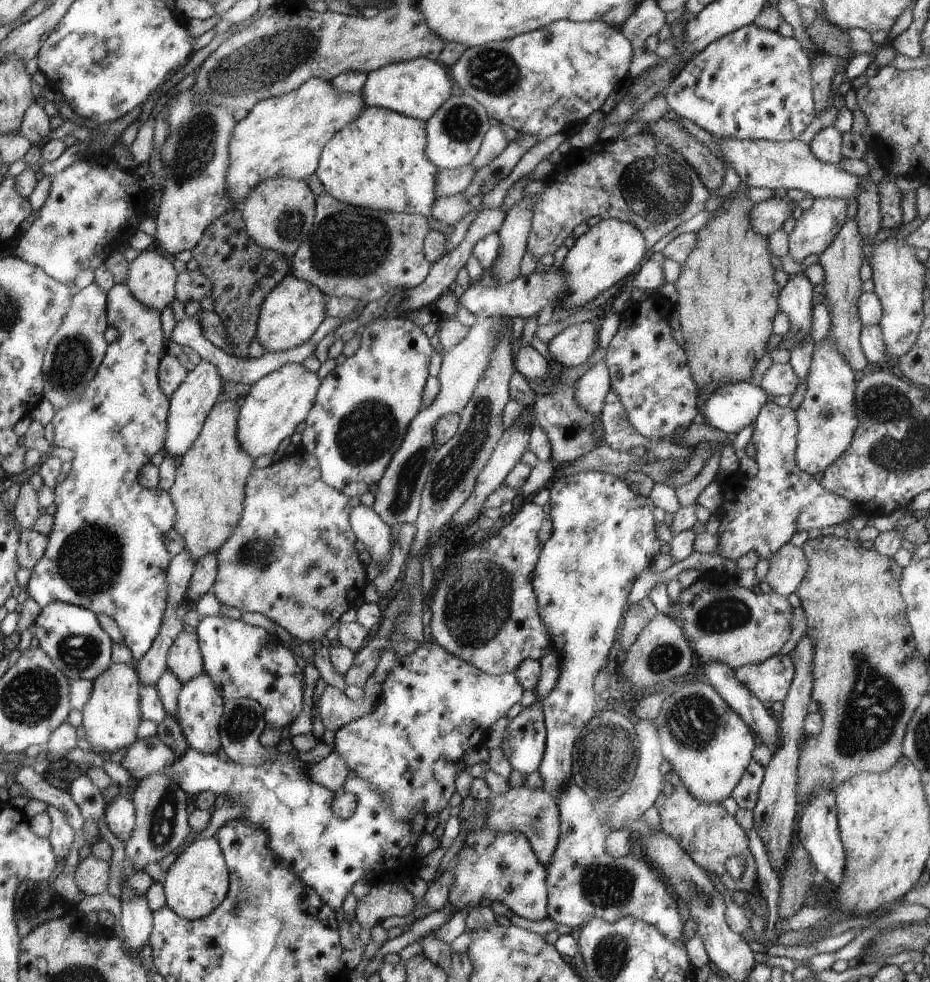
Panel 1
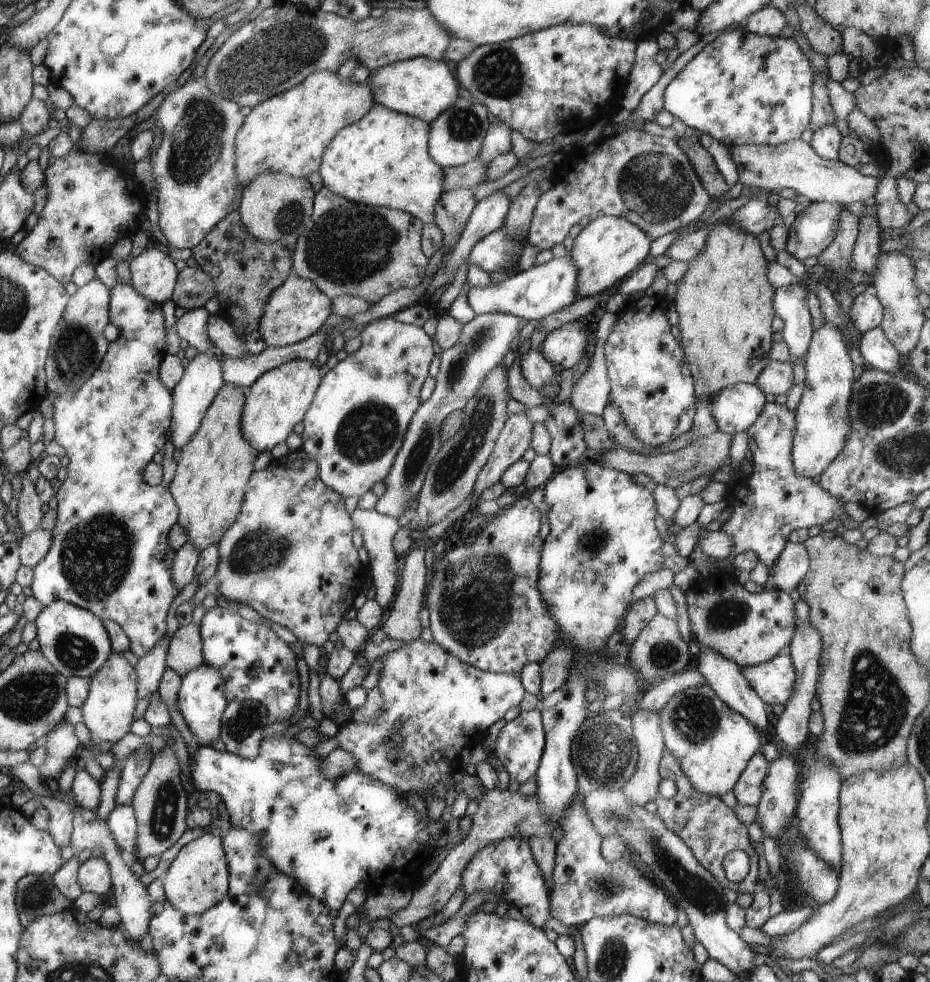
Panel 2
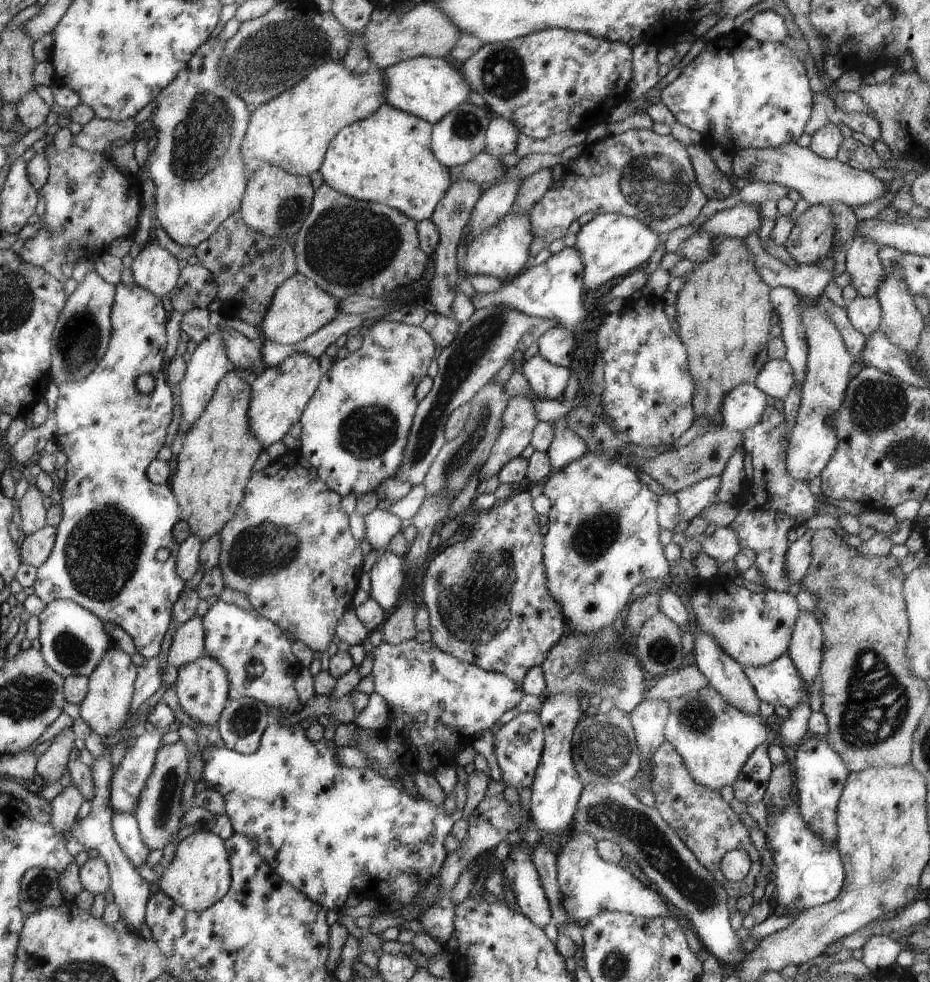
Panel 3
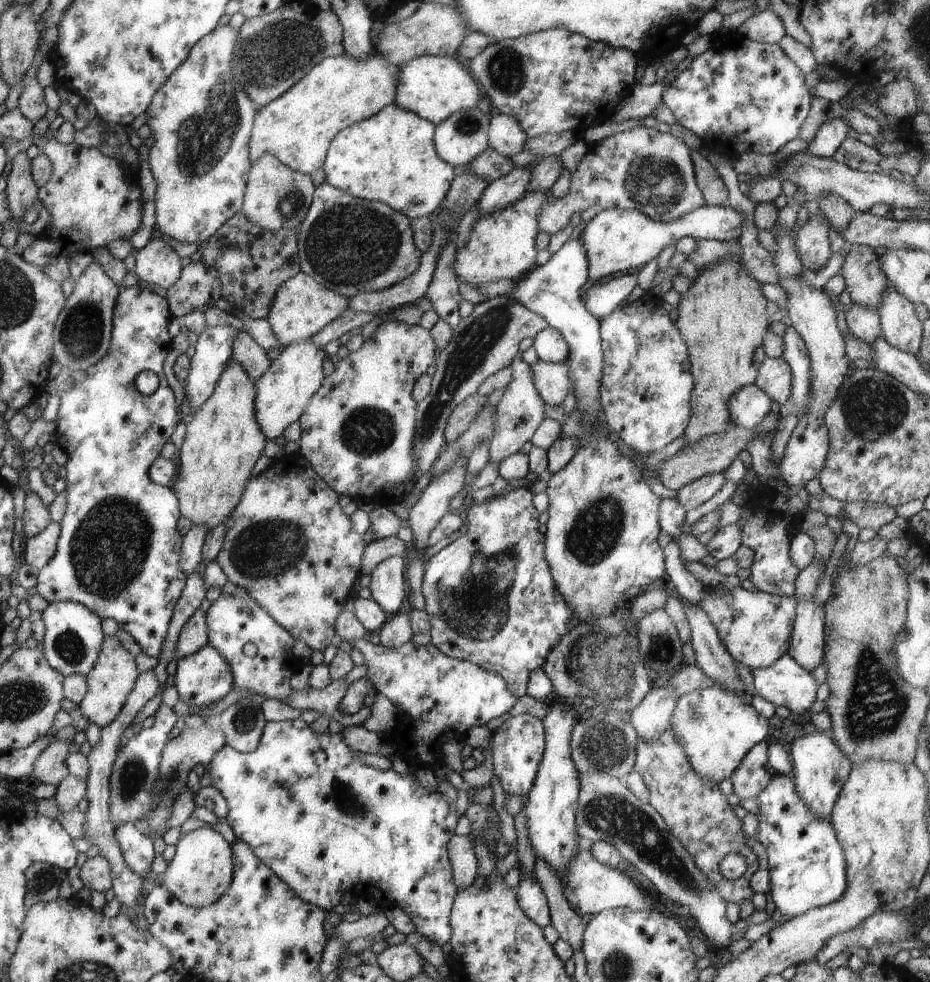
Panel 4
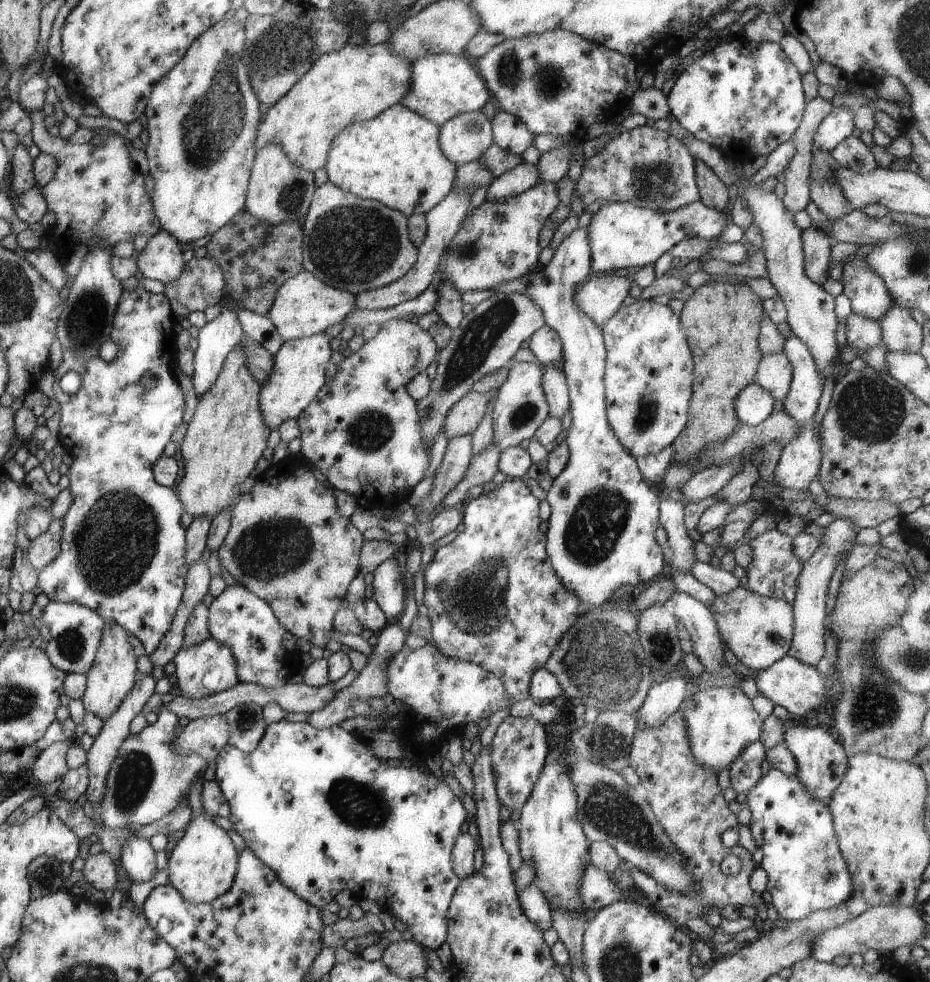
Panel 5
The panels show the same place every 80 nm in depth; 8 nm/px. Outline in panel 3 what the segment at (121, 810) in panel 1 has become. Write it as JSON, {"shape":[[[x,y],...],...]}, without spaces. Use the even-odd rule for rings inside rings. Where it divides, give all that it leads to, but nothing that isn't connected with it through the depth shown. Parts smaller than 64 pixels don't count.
{"shape":[[[116,814],[112,816],[112,829],[114,837],[124,852],[124,855],[136,868],[143,867],[152,850],[144,841],[143,834],[139,830],[139,822],[133,814]]]}

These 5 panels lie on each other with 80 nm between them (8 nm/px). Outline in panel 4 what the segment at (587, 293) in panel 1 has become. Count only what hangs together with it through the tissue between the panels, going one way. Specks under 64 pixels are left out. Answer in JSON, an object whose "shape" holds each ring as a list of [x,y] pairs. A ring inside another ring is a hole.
{"shape":[[[705,205],[670,222],[657,222],[636,210],[610,208],[596,214],[582,230],[580,240],[588,254],[588,279],[596,282],[604,276],[626,272],[630,268],[644,267],[657,258],[669,245],[676,244],[684,237],[696,240],[715,239],[718,241],[738,241],[742,234],[742,214],[728,206]]]}

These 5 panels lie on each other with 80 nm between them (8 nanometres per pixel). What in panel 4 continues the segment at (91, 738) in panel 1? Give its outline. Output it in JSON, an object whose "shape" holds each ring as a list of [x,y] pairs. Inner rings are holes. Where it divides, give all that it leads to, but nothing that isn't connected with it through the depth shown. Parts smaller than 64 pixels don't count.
{"shape":[[[115,635],[105,636],[103,647],[100,648],[100,664],[96,664],[96,672],[92,672],[92,676],[85,677],[88,692],[79,705],[82,716],[89,723],[94,722],[101,728],[105,728],[121,714],[128,696],[135,689],[136,676],[139,676],[135,658]]]}

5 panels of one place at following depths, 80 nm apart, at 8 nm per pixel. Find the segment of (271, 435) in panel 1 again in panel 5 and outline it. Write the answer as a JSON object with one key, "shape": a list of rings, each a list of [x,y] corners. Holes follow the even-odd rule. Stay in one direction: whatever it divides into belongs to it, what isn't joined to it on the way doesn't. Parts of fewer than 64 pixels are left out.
{"shape":[[[326,332],[283,342],[275,355],[271,379],[263,385],[260,396],[268,429],[277,430],[286,420],[298,418],[318,398],[319,392],[327,385],[326,364],[330,360],[330,354],[330,338]]]}

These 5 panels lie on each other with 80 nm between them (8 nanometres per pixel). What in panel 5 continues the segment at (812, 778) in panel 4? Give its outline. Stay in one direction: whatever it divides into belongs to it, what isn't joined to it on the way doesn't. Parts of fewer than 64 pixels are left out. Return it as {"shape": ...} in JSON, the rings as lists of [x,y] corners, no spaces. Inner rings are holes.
{"shape":[[[792,724],[783,734],[783,740],[792,756],[796,758],[798,772],[795,776],[800,778],[808,792],[812,792],[812,796],[816,796],[816,800],[824,800],[824,804],[828,804],[832,792],[840,786],[844,772],[848,770],[849,753],[841,746],[831,729],[823,726],[812,728]]]}

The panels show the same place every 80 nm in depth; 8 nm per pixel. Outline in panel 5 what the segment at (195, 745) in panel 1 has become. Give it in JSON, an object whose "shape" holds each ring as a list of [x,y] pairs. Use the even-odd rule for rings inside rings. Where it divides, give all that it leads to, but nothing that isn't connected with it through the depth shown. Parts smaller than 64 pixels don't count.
{"shape":[[[211,637],[196,646],[180,648],[172,662],[176,673],[175,686],[178,686],[182,695],[188,698],[204,699],[206,696],[225,692],[239,684],[239,664],[235,661],[235,653],[228,644],[220,644]]]}

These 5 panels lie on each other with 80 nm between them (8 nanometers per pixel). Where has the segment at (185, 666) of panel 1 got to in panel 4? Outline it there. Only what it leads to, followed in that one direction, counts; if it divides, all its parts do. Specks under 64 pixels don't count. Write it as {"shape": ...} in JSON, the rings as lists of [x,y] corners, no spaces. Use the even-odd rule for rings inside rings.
{"shape":[[[199,609],[192,614],[192,617],[182,630],[180,638],[178,638],[176,652],[174,652],[174,659],[180,660],[180,658],[184,658],[188,654],[199,652],[200,648],[205,646],[207,642],[208,628],[206,612]]]}

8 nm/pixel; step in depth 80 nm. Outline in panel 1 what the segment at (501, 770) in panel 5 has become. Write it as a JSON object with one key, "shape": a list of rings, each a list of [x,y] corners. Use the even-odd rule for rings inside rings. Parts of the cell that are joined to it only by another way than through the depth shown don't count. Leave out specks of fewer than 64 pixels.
{"shape":[[[537,701],[530,707],[523,708],[522,712],[508,722],[506,736],[502,740],[502,752],[508,758],[510,769],[528,776],[538,771],[546,745],[546,730],[542,712],[542,706]]]}

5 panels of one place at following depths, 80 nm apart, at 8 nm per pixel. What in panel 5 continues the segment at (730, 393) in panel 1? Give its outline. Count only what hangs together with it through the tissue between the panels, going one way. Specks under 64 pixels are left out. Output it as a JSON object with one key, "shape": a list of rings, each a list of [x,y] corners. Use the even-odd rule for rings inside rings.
{"shape":[[[750,384],[736,396],[734,409],[743,425],[758,425],[774,411],[774,398],[758,384]]]}

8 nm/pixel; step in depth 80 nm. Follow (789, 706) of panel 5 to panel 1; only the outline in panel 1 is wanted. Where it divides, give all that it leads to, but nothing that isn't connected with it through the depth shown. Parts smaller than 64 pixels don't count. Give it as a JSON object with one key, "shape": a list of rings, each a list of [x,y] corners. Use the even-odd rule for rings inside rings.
{"shape":[[[776,654],[760,664],[748,664],[734,669],[734,676],[761,702],[782,702],[786,698],[795,674],[792,657]]]}

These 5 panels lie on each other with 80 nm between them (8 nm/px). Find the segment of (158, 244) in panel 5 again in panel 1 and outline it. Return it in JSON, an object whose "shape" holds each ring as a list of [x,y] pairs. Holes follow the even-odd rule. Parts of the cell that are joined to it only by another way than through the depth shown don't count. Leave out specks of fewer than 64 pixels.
{"shape":[[[146,249],[128,266],[125,285],[148,308],[164,311],[176,299],[176,270],[162,254]]]}

